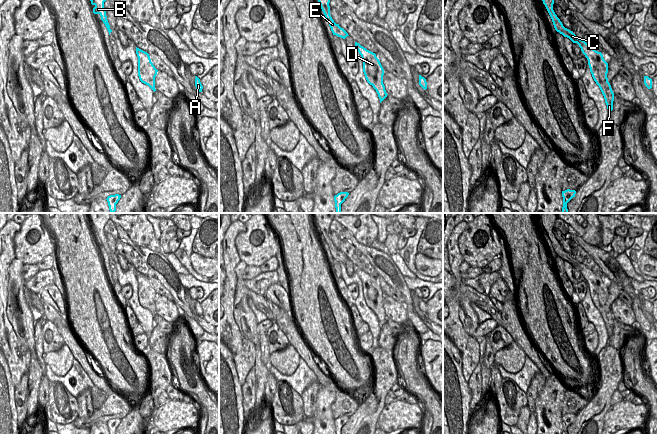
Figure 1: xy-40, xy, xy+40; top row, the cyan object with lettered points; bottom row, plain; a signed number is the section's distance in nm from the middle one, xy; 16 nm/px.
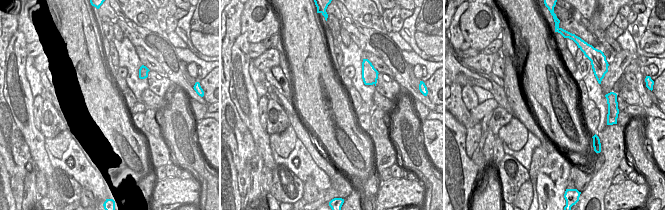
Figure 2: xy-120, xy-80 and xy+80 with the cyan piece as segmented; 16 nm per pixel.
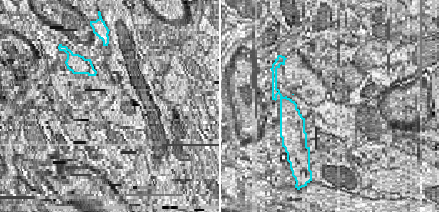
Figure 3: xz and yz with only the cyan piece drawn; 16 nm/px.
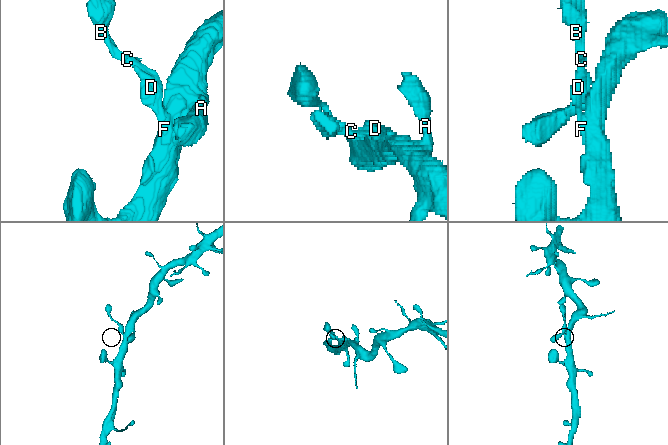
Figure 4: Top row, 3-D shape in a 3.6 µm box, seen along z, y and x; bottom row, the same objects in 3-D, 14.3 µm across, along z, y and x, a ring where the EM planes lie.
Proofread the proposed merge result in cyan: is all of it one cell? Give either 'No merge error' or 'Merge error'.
No merge error.

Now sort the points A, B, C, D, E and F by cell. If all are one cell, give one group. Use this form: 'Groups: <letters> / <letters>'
Groups: A B C D E F.

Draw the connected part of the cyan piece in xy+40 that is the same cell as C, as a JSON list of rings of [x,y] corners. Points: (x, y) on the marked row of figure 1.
[[[542,0],[545,5],[557,32],[569,38],[573,43],[577,43],[582,53],[588,60],[590,72],[596,84],[599,86],[607,105],[608,112],[613,110],[614,93],[608,82],[608,63],[604,60],[601,52],[593,49],[584,40],[578,38],[572,31],[565,28],[553,10],[554,0]]]

